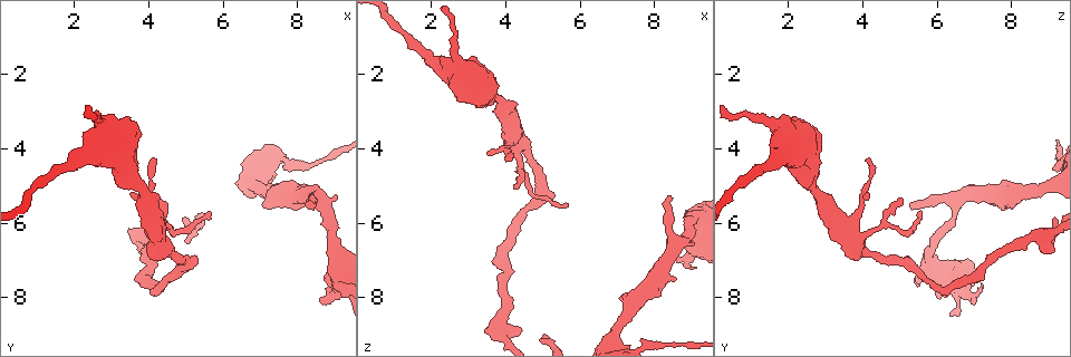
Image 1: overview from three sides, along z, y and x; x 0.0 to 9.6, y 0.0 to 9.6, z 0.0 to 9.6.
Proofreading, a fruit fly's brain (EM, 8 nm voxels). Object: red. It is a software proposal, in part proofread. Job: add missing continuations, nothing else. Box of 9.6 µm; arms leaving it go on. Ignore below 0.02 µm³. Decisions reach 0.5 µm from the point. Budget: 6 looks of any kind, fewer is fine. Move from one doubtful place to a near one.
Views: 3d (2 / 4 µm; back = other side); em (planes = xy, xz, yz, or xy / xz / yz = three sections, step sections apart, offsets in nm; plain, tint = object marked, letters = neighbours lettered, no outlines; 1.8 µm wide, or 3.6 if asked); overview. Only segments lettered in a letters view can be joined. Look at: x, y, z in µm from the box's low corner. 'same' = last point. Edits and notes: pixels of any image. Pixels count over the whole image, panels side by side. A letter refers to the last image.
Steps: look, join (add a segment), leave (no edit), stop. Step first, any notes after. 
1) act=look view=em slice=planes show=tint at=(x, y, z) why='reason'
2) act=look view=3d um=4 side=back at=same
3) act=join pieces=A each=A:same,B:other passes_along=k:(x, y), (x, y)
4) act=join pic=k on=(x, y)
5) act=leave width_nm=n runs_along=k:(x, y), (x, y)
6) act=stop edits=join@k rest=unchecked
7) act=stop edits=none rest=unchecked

act=look view=3d um=2 at=(3.60, 5.10, 4.05) why='branch stops here'

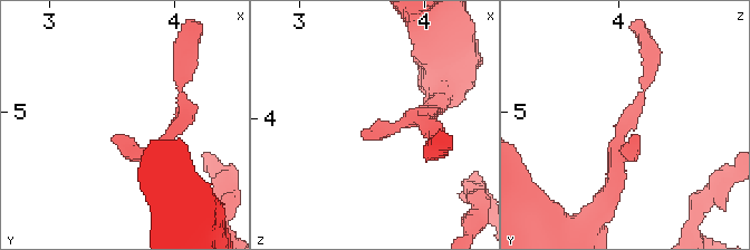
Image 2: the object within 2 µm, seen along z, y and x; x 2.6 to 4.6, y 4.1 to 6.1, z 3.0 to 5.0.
act=look view=em slice=xz step=8 show=tint at=(3.56, 5.16, 4.10)

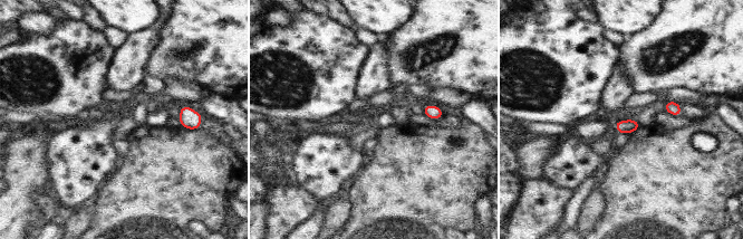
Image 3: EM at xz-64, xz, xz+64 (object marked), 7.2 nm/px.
act=look view=em slice=planes show=letters at=same why='another direction'

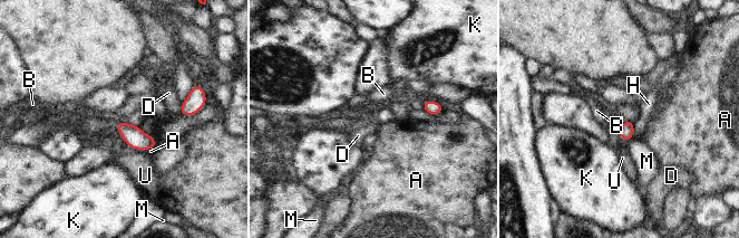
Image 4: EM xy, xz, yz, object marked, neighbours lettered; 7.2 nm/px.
act=leave each=A:other,B:other,D:other,H:other,K:other,M:other,U:other border=4:(183, 103), (178, 110) found='none of them fits'

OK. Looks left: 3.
act=look view=3d um=4 at=(8.35, 5.65, 5.25) why='free end'

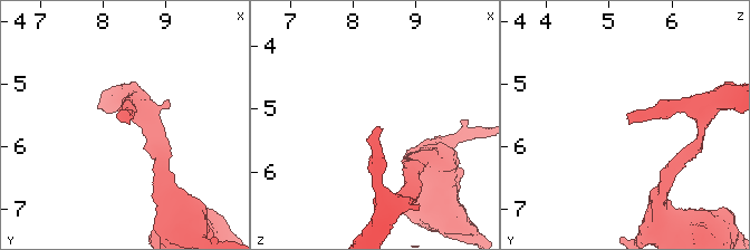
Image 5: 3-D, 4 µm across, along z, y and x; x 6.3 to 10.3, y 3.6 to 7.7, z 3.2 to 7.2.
act=look view=em slice=planes show=letters at=(8.40, 5.65, 5.30)

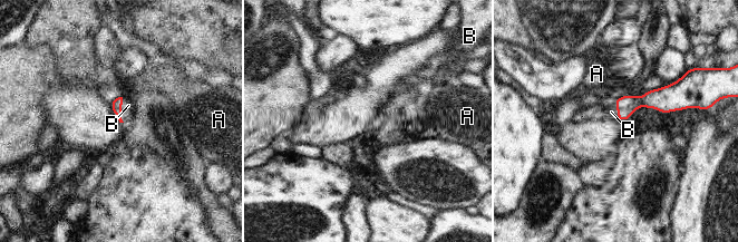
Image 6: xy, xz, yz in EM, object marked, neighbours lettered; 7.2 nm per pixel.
act=join pic=6 on=(128, 105) each=A:other,B:same passes_along=6:(116, 106), (120, 109), (128, 105) found='it goes on there'

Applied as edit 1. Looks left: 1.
act=stop edits=join@6 rest=unchecked

